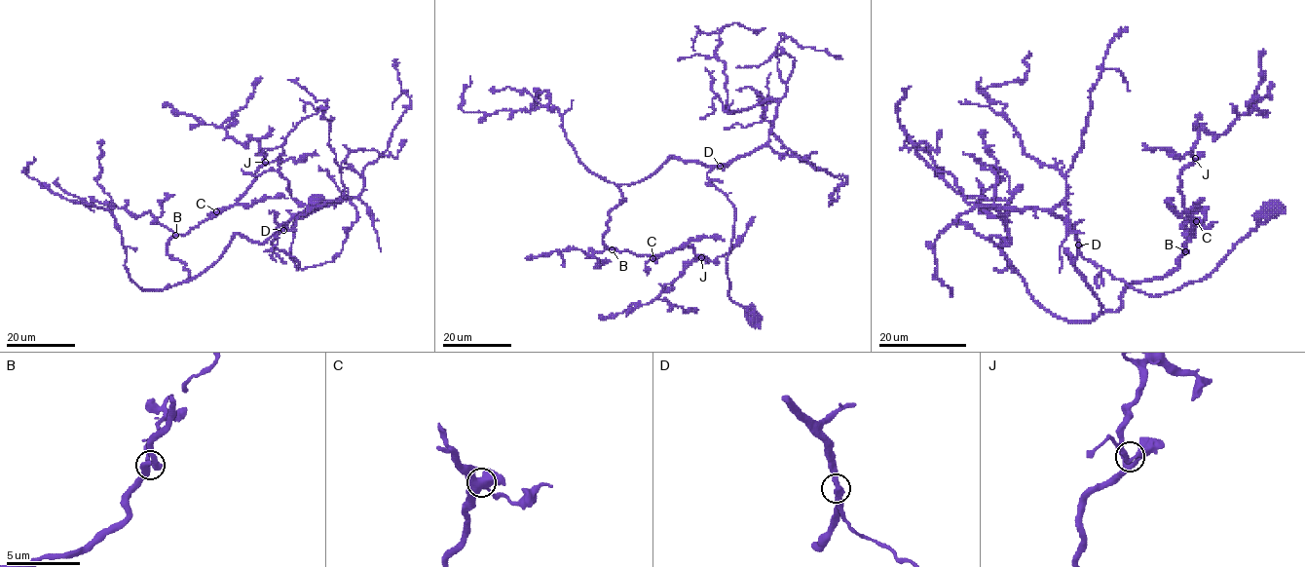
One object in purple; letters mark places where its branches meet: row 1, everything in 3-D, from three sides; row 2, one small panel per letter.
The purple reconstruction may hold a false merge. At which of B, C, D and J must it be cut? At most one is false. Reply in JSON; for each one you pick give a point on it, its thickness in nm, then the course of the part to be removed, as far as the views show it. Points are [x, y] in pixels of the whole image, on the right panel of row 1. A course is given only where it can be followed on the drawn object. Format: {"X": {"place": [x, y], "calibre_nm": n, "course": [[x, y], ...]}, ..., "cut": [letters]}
{"cut": []}

